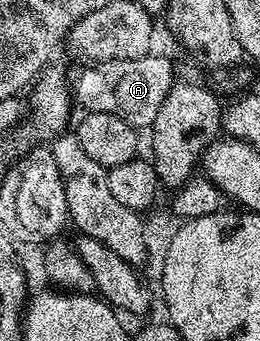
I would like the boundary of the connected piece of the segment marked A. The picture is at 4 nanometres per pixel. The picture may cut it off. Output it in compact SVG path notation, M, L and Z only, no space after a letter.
M148 54L141 58L129 58L128 60L101 60L92 63L79 77L73 80L73 100L80 109L101 114L117 114L117 118L125 118L137 130L150 129L151 123L157 118L157 110L161 110L161 102L169 94L169 90L175 85L177 73L167 56L155 56Z

